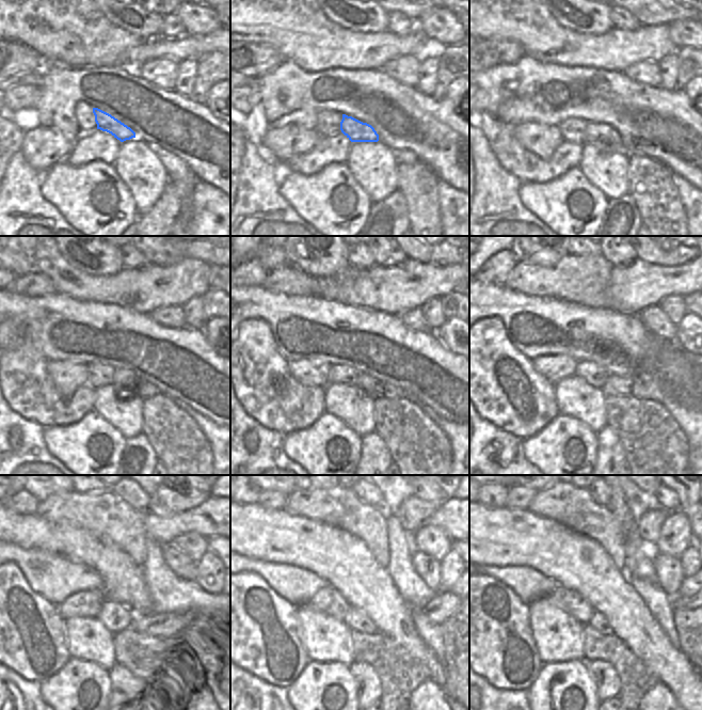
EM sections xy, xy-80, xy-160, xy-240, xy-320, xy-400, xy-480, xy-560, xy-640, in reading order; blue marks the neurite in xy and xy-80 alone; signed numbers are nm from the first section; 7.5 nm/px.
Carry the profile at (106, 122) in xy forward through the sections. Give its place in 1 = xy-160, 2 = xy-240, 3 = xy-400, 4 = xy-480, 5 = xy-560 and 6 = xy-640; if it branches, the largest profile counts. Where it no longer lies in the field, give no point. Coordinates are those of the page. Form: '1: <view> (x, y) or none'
1: xy-160 (603, 136)
2: xy-240 (127, 380)
3: xy-400 (633, 387)
4: xy-480 (164, 626)
5: xy-560 (445, 603)
6: xy-640 (679, 602)

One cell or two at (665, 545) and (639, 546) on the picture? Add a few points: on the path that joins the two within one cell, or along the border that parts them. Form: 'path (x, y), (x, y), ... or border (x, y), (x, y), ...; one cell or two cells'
border (653, 543), (658, 553); two cells

